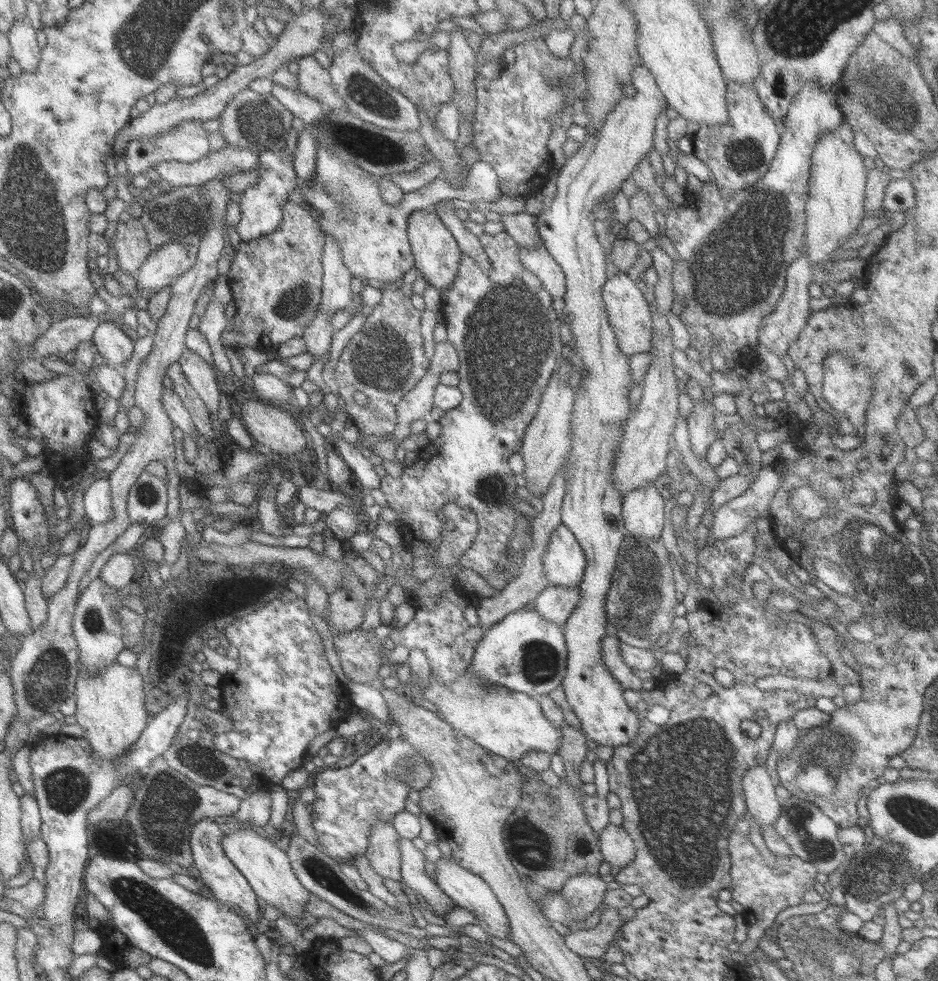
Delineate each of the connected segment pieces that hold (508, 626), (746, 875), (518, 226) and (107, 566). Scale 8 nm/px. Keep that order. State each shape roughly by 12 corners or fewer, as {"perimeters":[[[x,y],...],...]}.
{"perimeters":[[[535,609],[483,633],[480,684],[534,698],[564,680],[562,627]],[[748,836],[726,842],[731,900],[754,950],[818,872],[795,855],[768,866]],[[503,214],[502,231],[529,251],[540,240],[536,216]],[[113,553],[98,577],[107,587],[123,590],[137,571],[127,553]]]}

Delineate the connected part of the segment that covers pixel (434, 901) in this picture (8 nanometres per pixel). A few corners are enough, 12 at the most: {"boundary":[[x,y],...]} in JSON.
{"boundary":[[400,838],[400,882],[442,923],[455,903],[424,870],[423,854]]}

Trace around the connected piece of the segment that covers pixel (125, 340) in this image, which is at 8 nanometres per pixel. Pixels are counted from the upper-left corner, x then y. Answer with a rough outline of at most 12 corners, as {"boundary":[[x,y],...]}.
{"boundary":[[111,320],[95,326],[90,342],[100,362],[128,361],[134,342]]}

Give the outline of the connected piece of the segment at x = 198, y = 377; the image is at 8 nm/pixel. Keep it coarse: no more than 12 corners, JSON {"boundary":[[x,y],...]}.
{"boundary":[[188,349],[177,362],[207,412],[219,408],[219,389],[209,364]]}

